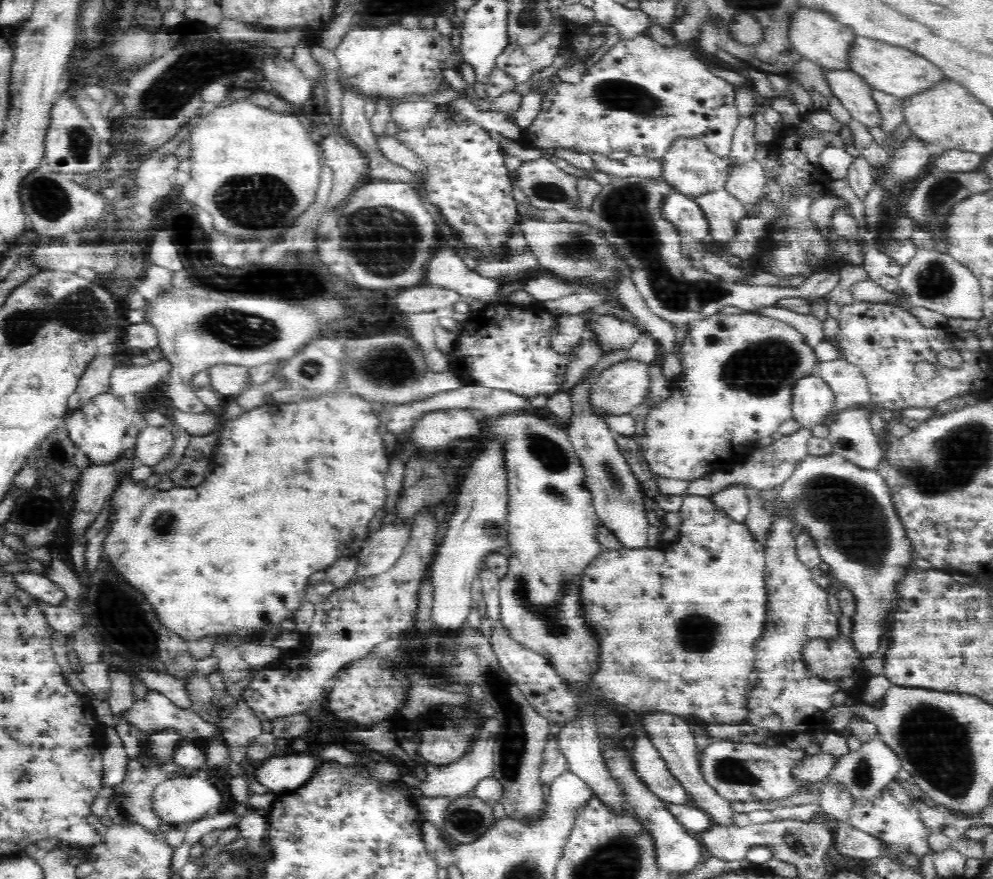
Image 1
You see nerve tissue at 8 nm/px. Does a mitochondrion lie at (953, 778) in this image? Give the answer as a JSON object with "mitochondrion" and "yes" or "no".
{"mitochondrion":"yes"}

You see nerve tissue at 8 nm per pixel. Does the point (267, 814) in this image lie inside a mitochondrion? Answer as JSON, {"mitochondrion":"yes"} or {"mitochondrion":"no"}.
{"mitochondrion":"no"}

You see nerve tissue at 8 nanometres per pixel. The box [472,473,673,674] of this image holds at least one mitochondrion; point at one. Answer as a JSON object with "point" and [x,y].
{"point":[548,613]}

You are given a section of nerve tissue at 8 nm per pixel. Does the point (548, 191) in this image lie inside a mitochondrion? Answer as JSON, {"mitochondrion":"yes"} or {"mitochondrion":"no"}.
{"mitochondrion":"yes"}

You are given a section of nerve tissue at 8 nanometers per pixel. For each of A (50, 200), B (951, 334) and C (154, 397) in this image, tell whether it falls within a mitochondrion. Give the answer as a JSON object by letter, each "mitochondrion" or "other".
{"A":"mitochondrion","B":"other","C":"other"}

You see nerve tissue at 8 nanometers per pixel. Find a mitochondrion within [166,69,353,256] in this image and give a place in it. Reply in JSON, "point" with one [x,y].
{"point":[261,203]}

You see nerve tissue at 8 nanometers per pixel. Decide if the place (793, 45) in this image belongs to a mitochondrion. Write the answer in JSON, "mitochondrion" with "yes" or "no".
{"mitochondrion":"no"}

